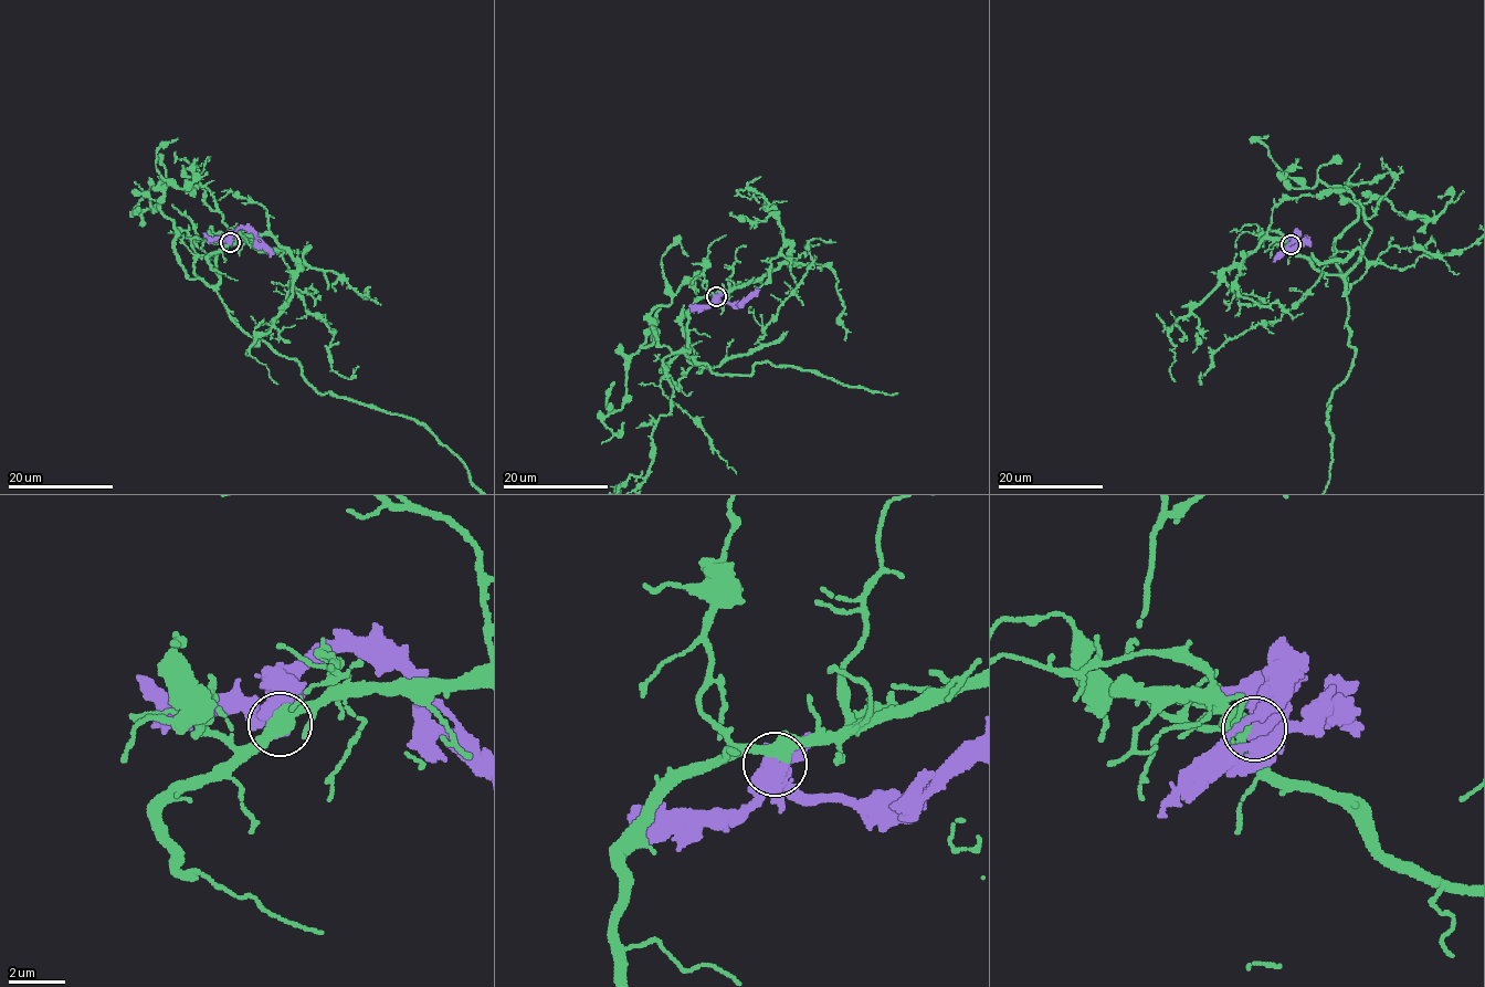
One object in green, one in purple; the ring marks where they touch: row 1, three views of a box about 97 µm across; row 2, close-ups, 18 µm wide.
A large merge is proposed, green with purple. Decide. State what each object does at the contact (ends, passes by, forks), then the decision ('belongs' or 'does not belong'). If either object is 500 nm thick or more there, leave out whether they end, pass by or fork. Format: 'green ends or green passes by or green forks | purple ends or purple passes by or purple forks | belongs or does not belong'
does not belong

